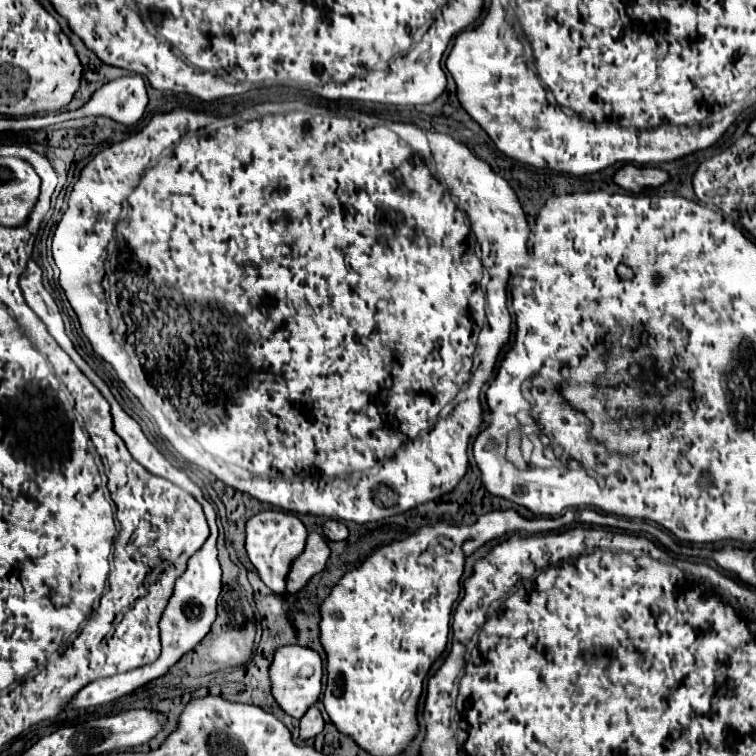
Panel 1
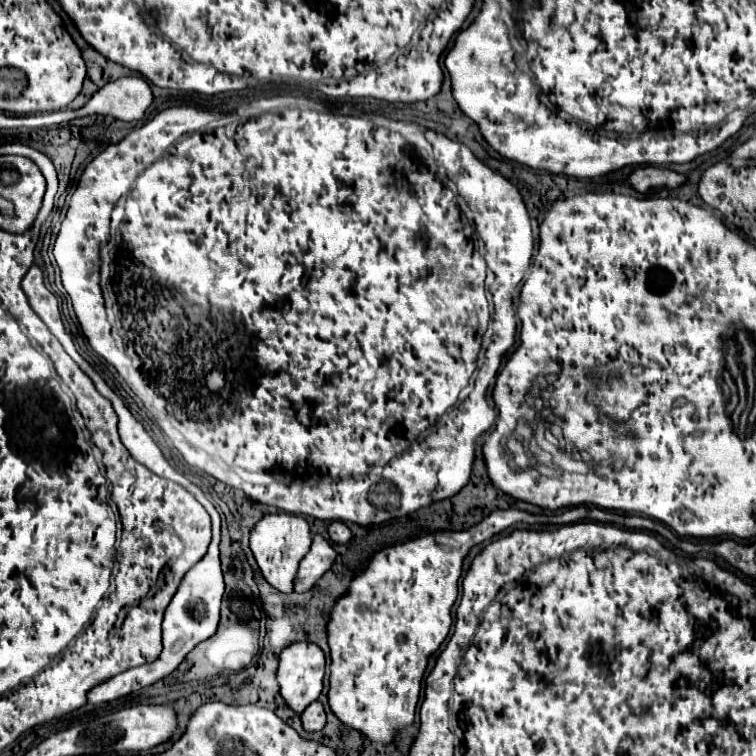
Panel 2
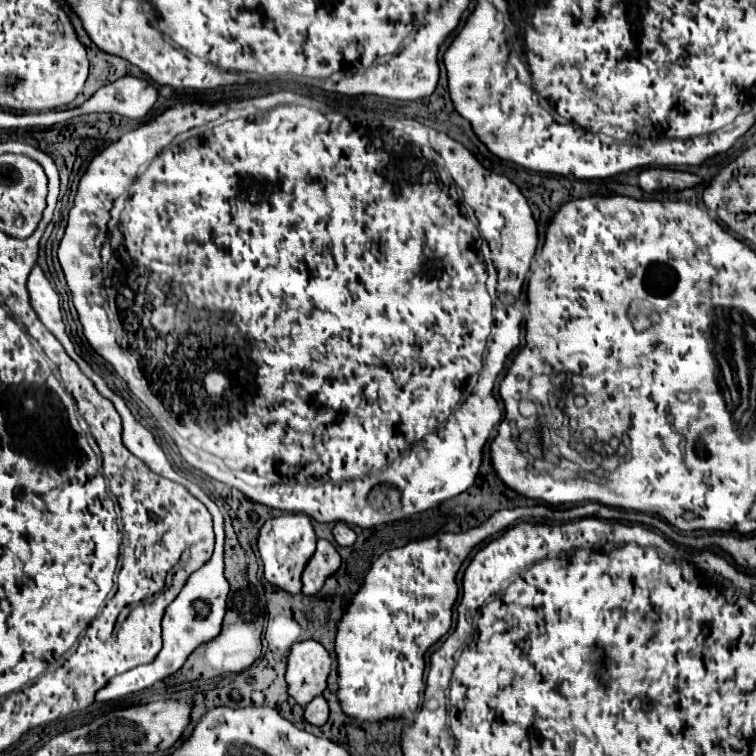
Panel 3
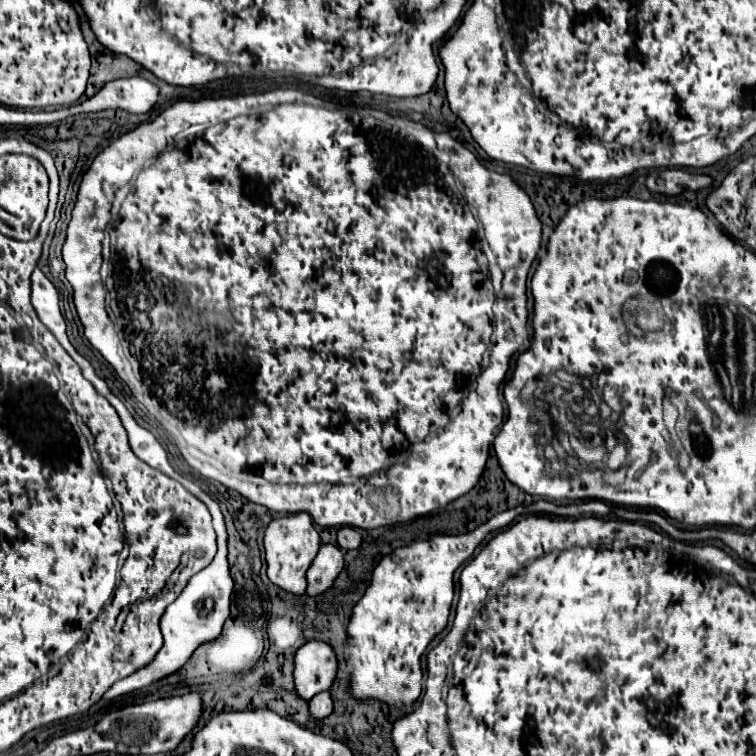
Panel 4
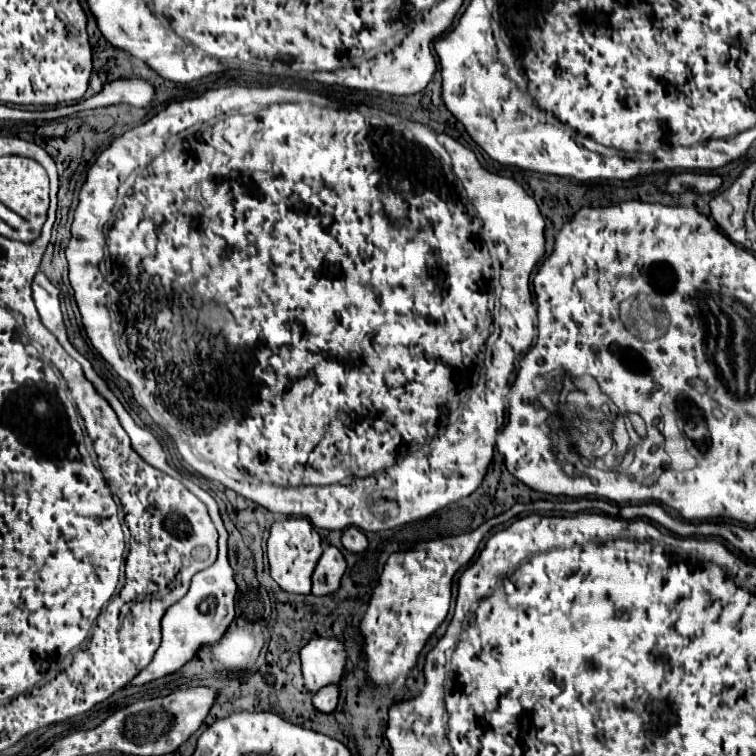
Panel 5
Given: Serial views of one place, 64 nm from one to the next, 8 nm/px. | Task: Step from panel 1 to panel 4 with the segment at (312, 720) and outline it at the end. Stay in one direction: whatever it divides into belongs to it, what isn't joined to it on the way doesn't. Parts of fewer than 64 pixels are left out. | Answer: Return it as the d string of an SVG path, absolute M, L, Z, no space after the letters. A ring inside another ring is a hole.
M328 690L316 694L308 704L310 704L310 712L312 712L312 716L318 718L318 720L326 718L326 716L332 714L332 710L334 710L334 702L332 702L332 696L330 696Z

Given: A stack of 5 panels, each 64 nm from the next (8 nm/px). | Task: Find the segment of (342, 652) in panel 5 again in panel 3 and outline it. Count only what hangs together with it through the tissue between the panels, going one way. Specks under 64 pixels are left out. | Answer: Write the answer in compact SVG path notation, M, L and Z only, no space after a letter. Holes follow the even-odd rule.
M316 640L298 642L288 656L288 694L302 706L320 696L328 686L332 670L330 652Z

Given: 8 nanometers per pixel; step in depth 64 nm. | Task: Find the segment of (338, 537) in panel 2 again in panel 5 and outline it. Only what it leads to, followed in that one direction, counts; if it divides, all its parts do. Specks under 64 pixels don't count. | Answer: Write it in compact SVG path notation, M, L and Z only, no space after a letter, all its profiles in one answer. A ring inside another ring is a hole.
M348 528L342 534L342 546L350 552L366 552L368 550L368 538L358 528Z

